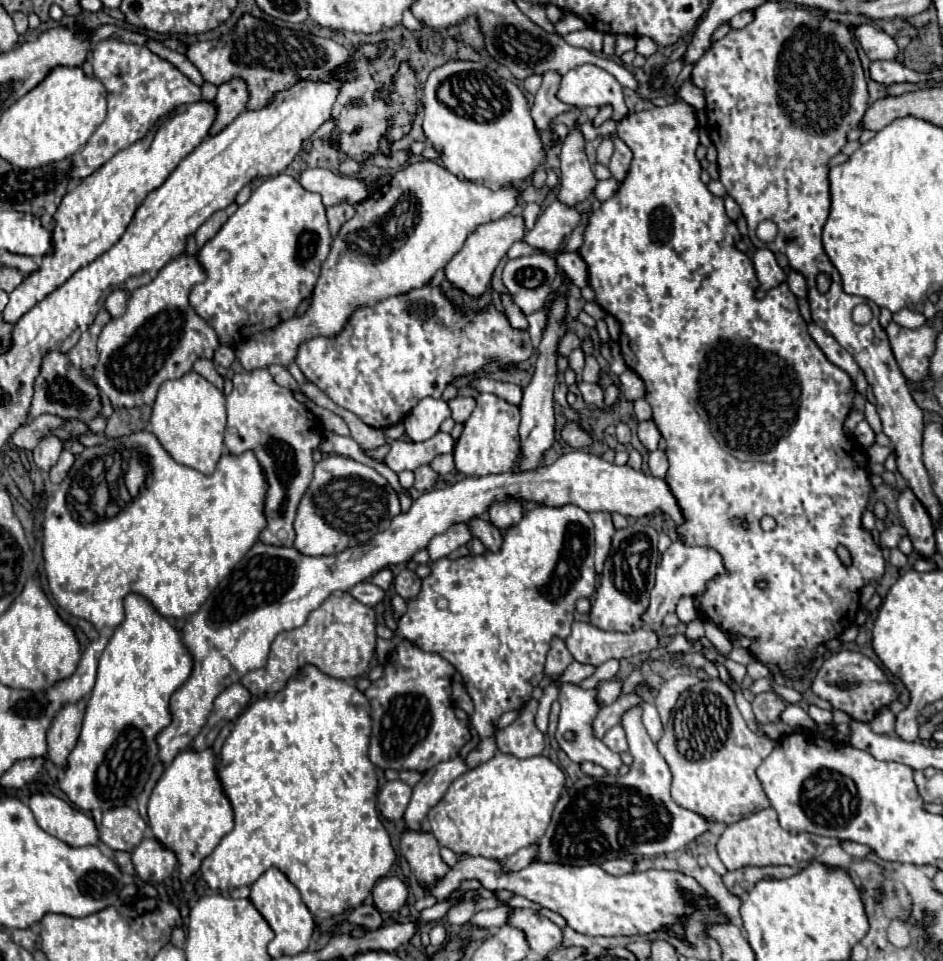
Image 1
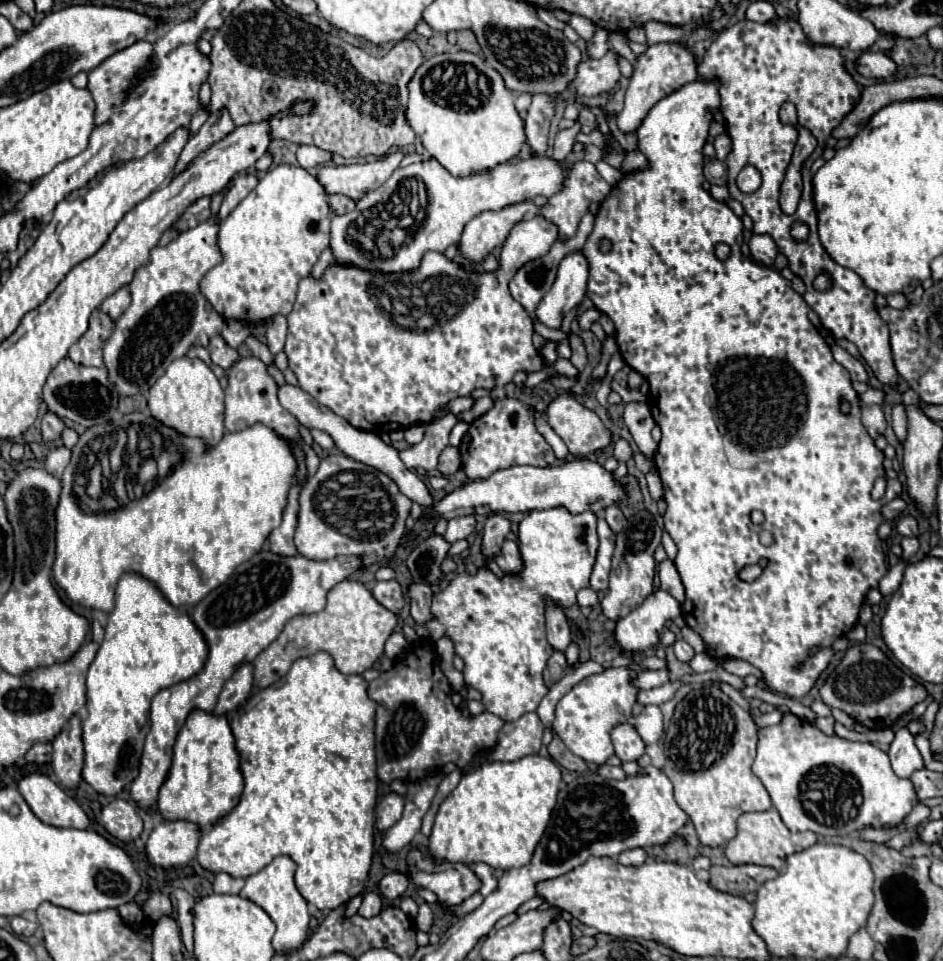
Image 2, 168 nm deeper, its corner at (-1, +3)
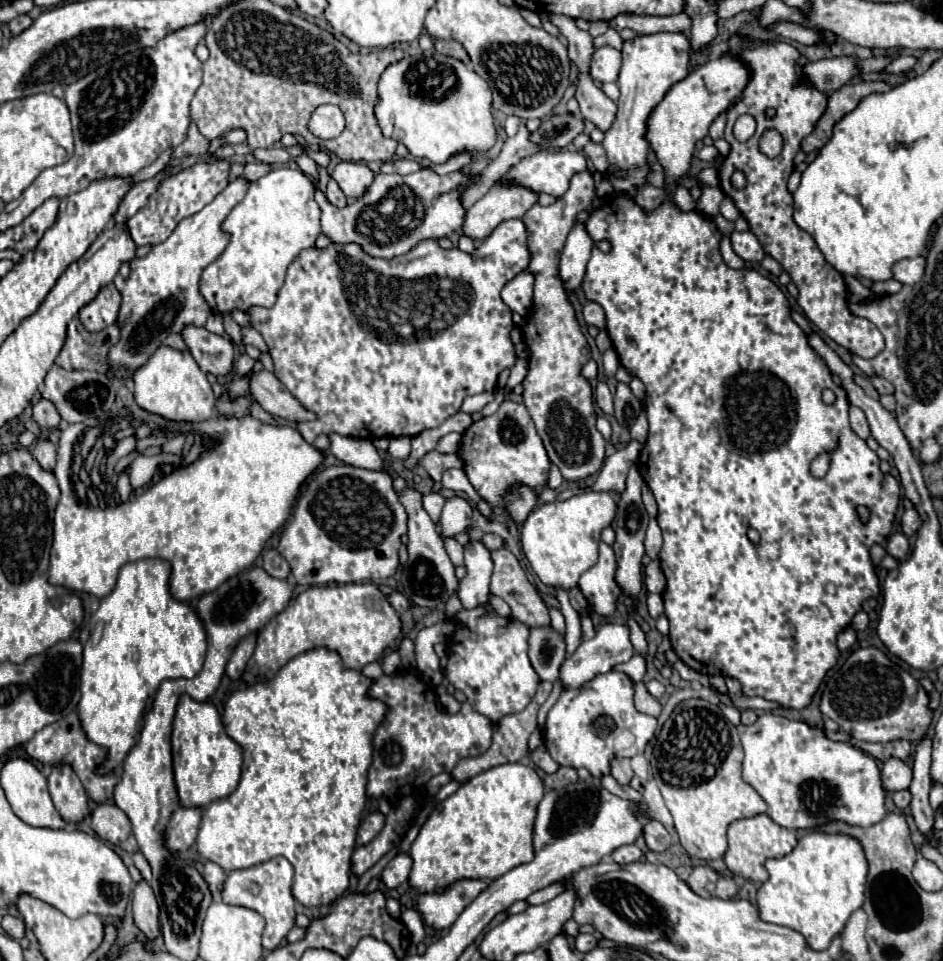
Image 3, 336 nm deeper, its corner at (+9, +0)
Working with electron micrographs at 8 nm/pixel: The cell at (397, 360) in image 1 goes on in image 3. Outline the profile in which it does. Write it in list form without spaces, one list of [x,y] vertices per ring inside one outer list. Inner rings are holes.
[[[508,219],[502,221],[484,241],[480,247],[474,249],[474,253],[464,253],[458,247],[452,249],[442,249],[438,241],[420,241],[416,249],[410,249],[408,253],[400,257],[392,257],[392,261],[384,261],[380,257],[368,257],[360,245],[336,245],[330,243],[326,249],[310,247],[300,253],[296,261],[286,271],[286,281],[278,291],[278,299],[274,307],[264,309],[264,307],[248,307],[246,315],[250,317],[250,325],[264,337],[268,345],[268,353],[274,361],[274,375],[278,381],[304,405],[304,409],[314,411],[318,415],[316,421],[304,421],[296,423],[296,429],[304,435],[308,443],[312,443],[318,435],[326,433],[338,433],[338,435],[348,435],[348,437],[360,437],[360,439],[376,439],[376,437],[416,437],[426,429],[438,427],[442,421],[448,417],[456,415],[460,411],[460,405],[466,395],[476,395],[482,391],[488,391],[496,385],[498,375],[502,369],[512,367],[516,363],[516,353],[514,345],[510,341],[510,331],[512,331],[512,311],[504,301],[500,299],[502,287],[522,273],[528,267],[530,261],[530,251],[528,251],[528,233],[526,227],[520,219]]]

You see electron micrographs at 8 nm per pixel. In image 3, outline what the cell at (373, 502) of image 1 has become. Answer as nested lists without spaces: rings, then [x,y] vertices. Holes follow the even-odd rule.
[[[334,465],[318,469],[302,487],[302,495],[296,501],[292,519],[288,521],[278,553],[288,561],[292,575],[304,587],[310,585],[344,585],[360,583],[366,579],[388,579],[398,569],[398,549],[402,535],[406,535],[408,515],[392,485],[392,475],[386,471],[358,469],[352,465]]]

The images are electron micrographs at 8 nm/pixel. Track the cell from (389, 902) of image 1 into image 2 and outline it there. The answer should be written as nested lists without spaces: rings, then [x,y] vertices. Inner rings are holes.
[[[390,872],[390,874],[386,874],[386,876],[380,880],[378,888],[380,888],[380,894],[382,894],[388,902],[394,902],[394,900],[398,900],[398,898],[406,892],[406,888],[408,888],[408,878],[406,878],[406,874]]]

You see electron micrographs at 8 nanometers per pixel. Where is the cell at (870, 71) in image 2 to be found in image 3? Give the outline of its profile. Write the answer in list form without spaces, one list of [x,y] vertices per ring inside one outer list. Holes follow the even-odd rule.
[[[834,57],[806,63],[802,73],[808,85],[820,89],[820,93],[832,93],[846,85],[854,75],[858,75],[858,67],[854,57]]]

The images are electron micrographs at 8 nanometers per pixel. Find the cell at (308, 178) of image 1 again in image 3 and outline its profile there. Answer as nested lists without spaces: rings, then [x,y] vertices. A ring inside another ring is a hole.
[[[340,163],[336,165],[332,177],[338,181],[346,197],[358,199],[368,191],[374,181],[374,171],[364,163]]]

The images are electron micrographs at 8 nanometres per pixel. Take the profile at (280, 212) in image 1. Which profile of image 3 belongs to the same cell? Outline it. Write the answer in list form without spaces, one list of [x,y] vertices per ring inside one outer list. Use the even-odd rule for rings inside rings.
[[[286,167],[274,169],[272,173],[260,177],[250,185],[246,197],[230,211],[230,215],[222,223],[222,229],[230,233],[228,247],[214,263],[204,269],[200,279],[200,293],[204,295],[212,311],[230,313],[232,309],[244,311],[250,305],[272,307],[276,303],[276,295],[284,283],[288,265],[298,257],[300,251],[312,247],[320,235],[320,207],[314,201],[314,191],[316,187],[306,173]]]

